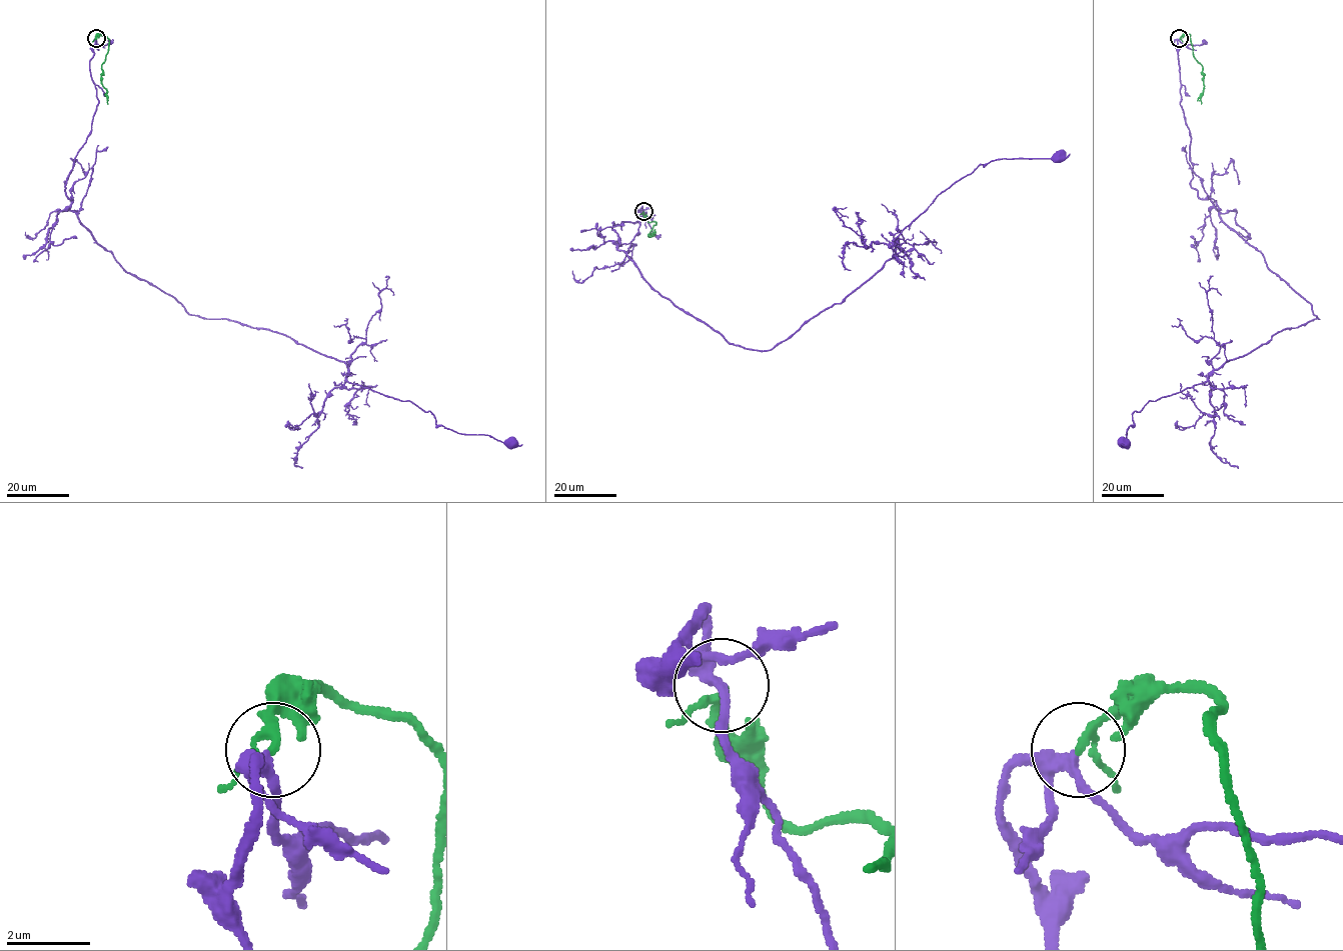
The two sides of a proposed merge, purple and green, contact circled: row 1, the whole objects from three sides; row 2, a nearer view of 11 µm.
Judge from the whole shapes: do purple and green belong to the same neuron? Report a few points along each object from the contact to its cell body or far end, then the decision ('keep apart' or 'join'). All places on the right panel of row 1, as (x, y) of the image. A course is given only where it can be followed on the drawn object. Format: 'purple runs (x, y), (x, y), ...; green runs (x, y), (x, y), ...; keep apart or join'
purple runs (1180, 39), (1191, 186), (1319, 319), (1284, 329), (1205, 382), (1149, 401), (1133, 413), (1123, 443); green runs (1180, 39), (1190, 36), (1193, 56), (1202, 67), (1201, 104); join

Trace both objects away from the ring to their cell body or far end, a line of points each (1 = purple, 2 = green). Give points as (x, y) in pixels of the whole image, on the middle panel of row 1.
1: (642, 212), (612, 223), (640, 275), (729, 343), (763, 351), (869, 280), (897, 237), (979, 165), (1059, 155)
2: (643, 212), (648, 222), (656, 223), (648, 235), (655, 233)

